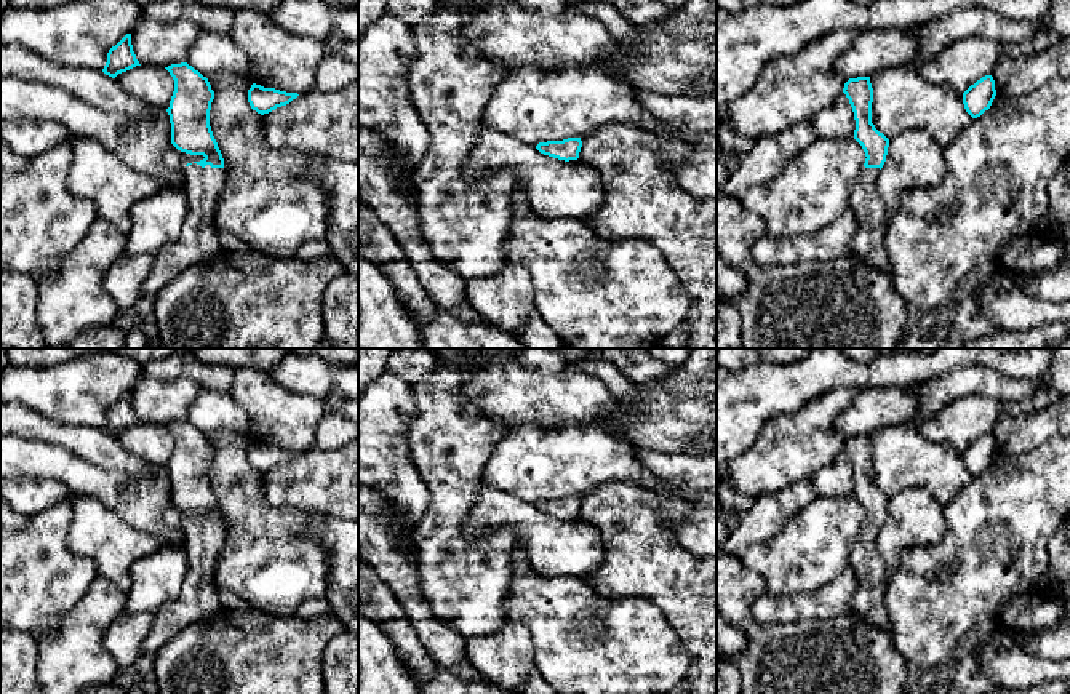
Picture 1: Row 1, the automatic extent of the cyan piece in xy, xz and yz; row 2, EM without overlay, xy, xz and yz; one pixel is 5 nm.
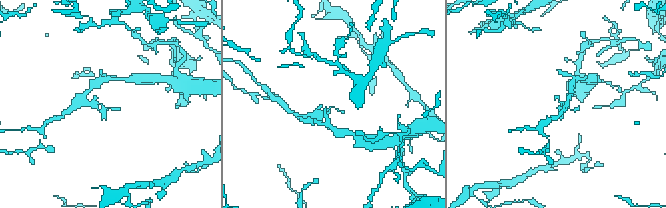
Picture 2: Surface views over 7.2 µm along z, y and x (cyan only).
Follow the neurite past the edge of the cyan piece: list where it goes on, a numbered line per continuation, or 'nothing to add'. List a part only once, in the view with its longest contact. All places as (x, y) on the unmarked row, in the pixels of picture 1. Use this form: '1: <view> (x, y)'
1: xy (199, 600)

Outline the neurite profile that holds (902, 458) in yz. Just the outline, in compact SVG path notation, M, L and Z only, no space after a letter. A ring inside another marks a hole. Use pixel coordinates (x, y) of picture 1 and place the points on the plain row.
M912 422L883 427L868 435L873 446L872 481L889 499L905 489L921 488L945 507L974 480L964 467L963 453L948 443L926 440Z

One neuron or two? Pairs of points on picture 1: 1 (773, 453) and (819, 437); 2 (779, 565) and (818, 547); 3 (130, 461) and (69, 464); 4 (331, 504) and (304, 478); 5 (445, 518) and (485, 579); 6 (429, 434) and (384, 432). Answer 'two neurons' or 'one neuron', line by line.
1: one neuron
2: one neuron
3: two neurons
4: one neuron
5: one neuron
6: two neurons

